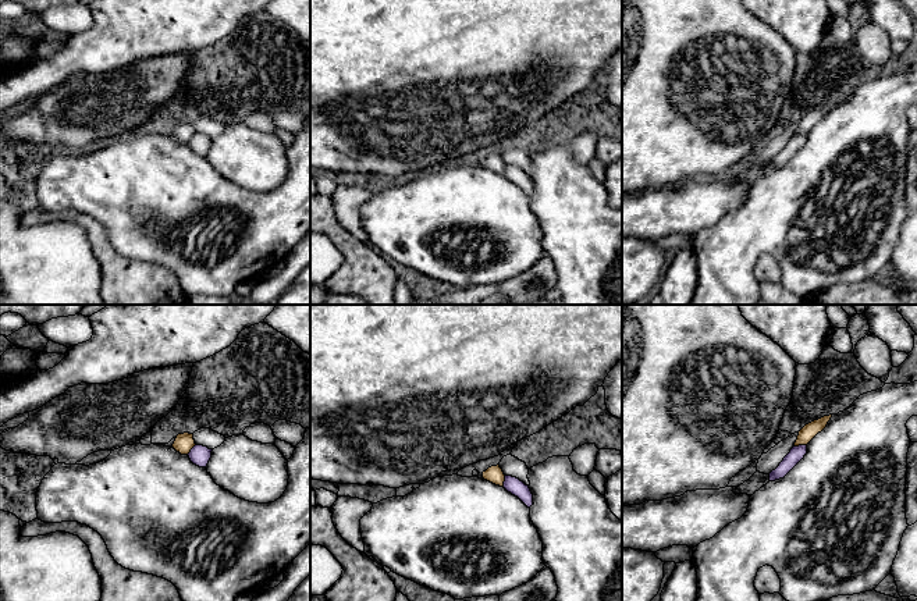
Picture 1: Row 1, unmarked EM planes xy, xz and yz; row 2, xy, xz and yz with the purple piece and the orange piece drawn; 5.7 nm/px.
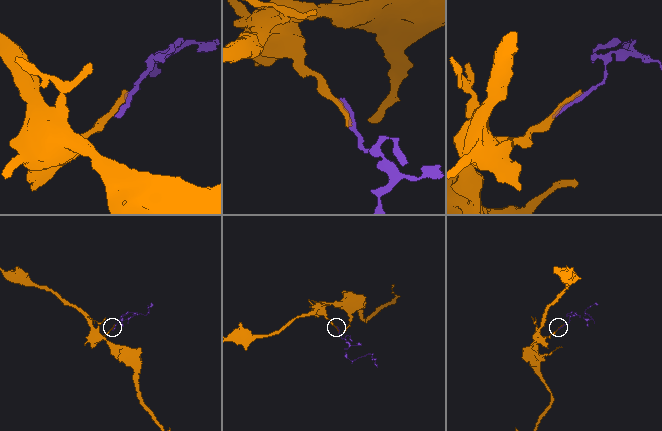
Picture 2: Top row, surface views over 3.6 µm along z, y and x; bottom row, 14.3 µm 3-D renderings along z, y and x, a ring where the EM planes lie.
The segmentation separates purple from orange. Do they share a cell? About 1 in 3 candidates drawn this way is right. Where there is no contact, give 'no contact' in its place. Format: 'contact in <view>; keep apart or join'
contact in yz; keep apart

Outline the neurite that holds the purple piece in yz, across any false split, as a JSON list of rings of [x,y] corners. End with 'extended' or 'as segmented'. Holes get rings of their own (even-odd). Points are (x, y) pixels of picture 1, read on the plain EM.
[[[807,134],[793,135],[779,154],[770,161],[770,170],[783,167],[807,142]]]; as segmented

